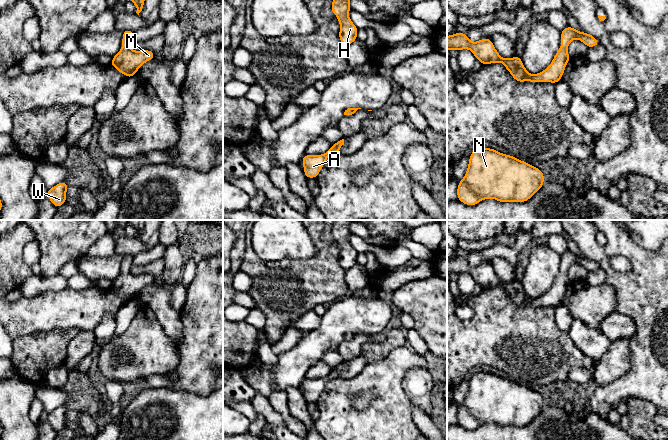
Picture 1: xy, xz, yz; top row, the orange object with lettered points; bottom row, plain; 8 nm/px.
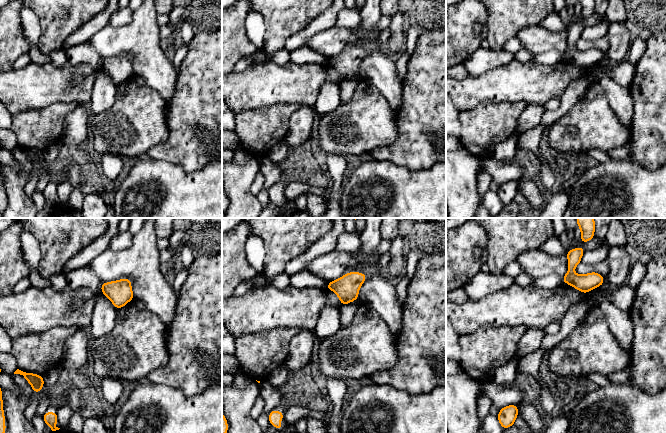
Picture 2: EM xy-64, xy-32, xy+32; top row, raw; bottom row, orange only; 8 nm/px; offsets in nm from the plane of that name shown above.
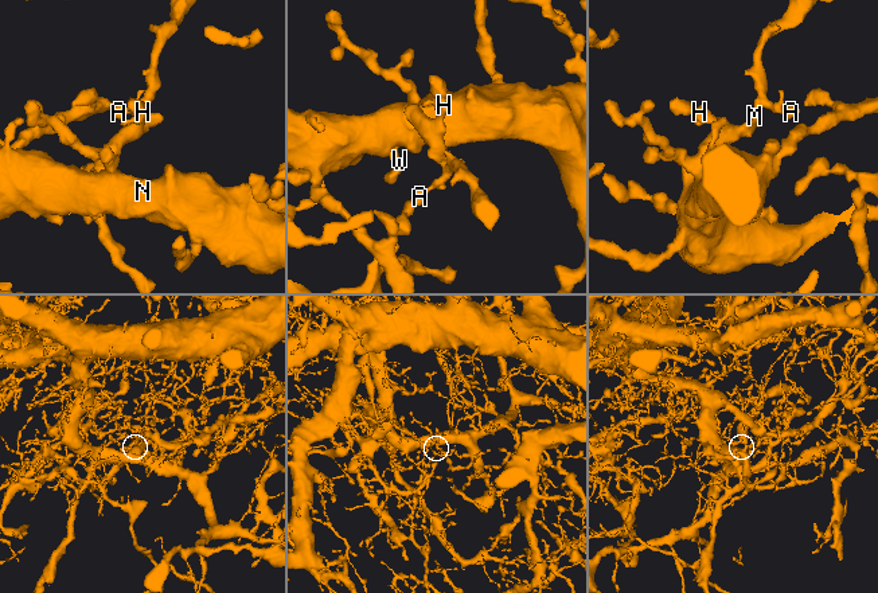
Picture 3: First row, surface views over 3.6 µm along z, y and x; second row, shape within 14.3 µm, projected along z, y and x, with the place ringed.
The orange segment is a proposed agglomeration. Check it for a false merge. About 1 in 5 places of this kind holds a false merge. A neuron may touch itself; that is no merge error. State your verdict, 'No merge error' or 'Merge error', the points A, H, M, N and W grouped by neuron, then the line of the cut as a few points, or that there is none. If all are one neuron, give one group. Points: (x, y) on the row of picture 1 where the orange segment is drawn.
No merge error. Groups: A H M N W. No split

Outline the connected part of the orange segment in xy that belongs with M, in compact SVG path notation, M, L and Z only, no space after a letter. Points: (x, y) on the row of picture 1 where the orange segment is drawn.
M131 30L123 31L122 49L113 57L111 66L115 67L127 78L132 77L138 69L156 55L150 50L133 51L130 44L133 41L134 32Z

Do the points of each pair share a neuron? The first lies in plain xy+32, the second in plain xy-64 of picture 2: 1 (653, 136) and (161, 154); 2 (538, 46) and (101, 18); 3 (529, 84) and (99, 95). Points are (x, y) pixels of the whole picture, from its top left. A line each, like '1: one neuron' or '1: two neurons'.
1: one neuron
2: two neurons
3: two neurons

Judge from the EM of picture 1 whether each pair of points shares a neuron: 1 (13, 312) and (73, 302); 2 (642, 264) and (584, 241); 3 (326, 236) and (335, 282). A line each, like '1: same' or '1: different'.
1: same
2: same
3: different

